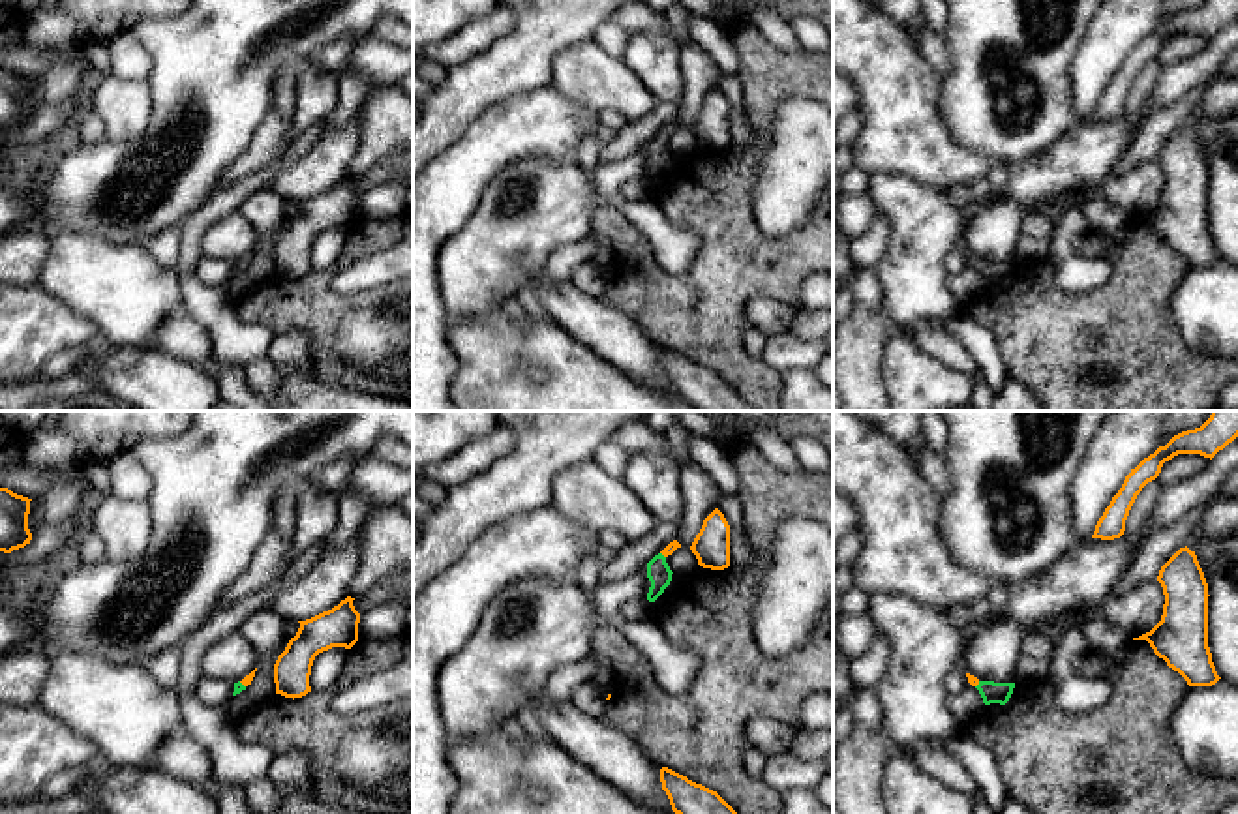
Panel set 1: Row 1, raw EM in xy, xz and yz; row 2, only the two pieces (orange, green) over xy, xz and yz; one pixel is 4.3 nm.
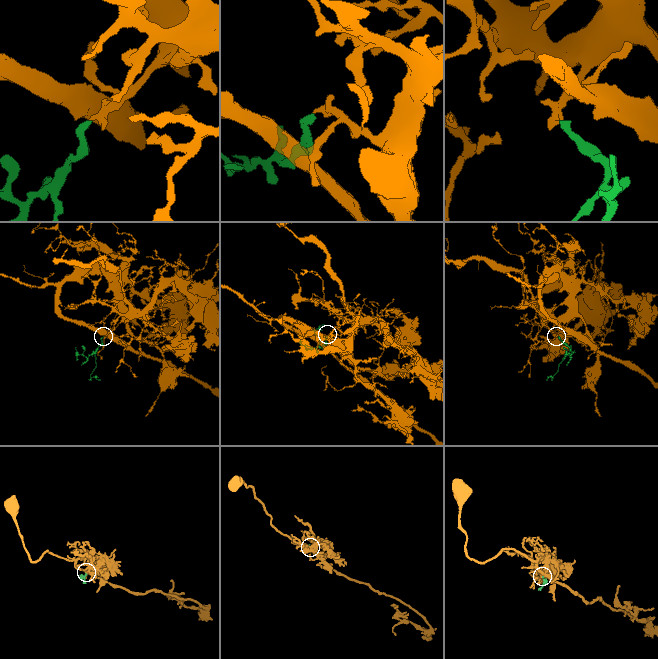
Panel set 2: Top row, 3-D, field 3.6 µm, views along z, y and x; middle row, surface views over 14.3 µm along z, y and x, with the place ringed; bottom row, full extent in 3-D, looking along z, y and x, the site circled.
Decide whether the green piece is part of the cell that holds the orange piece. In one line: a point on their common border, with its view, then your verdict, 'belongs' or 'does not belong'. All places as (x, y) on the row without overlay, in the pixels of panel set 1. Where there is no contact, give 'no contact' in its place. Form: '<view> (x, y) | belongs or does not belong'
xy (242, 263) | belongs

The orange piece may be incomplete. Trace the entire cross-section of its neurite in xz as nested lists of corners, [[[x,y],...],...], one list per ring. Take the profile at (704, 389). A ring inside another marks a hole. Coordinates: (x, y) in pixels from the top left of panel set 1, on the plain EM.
[[[668,347],[660,349],[660,362],[672,390],[696,411],[756,411],[717,371]]]

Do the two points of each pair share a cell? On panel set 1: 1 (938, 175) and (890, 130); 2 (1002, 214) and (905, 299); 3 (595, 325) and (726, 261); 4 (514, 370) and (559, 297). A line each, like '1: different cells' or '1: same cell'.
1: same cell
2: different cells
3: different cells
4: different cells

